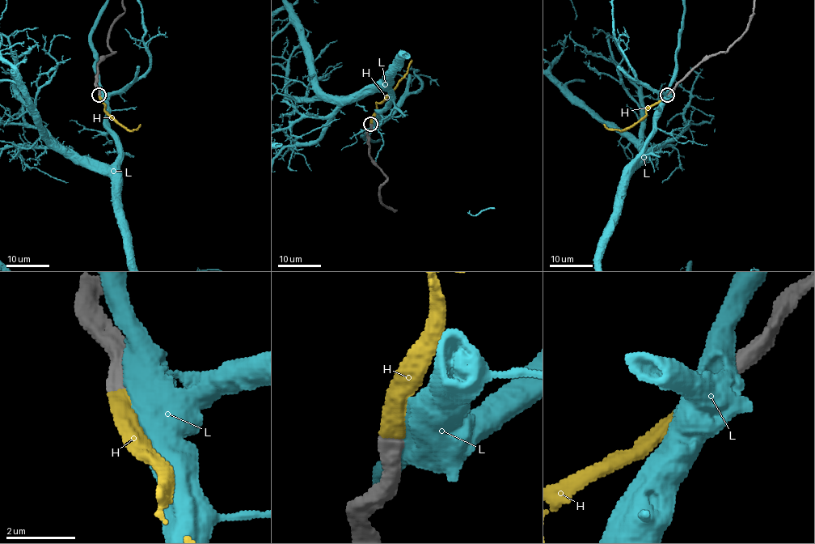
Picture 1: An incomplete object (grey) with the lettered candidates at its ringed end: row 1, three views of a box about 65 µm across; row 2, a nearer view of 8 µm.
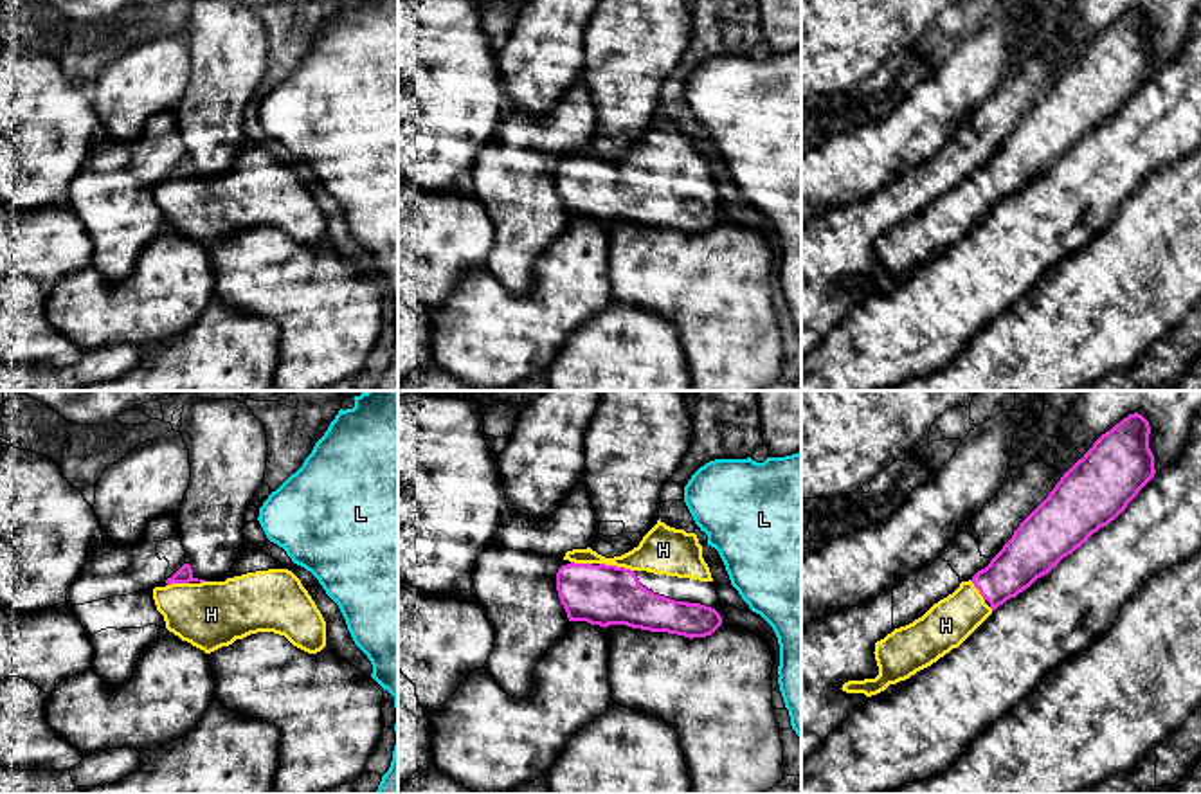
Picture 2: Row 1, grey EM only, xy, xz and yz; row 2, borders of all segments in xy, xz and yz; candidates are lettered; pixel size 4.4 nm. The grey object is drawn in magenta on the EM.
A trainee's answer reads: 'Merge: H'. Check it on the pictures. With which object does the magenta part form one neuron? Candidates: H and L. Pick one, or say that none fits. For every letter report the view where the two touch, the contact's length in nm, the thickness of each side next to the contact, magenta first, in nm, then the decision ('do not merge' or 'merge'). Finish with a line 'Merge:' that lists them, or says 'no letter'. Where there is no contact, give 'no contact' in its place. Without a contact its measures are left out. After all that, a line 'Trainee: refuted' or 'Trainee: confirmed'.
H: meets magenta in xz; contact 160 nm long; 280 nm thick on the magenta side, 220 nm on the other; merge
L: no contact; do not merge
Merge: H
Trainee: confirmed

